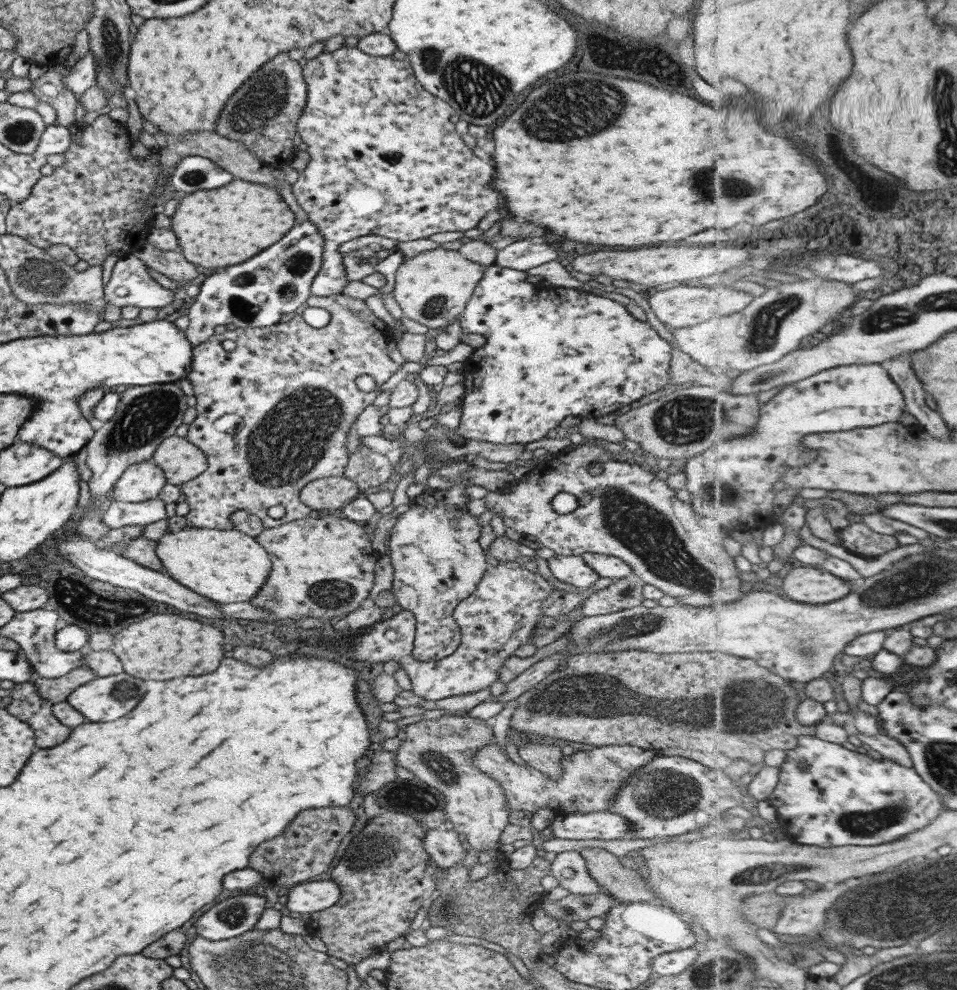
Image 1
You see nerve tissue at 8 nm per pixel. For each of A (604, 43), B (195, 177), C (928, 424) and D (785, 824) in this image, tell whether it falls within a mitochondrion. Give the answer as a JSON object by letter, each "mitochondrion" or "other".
{"A":"other","B":"mitochondrion","C":"other","D":"other"}

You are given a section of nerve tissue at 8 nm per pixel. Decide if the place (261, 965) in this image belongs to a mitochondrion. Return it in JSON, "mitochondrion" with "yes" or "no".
{"mitochondrion":"yes"}

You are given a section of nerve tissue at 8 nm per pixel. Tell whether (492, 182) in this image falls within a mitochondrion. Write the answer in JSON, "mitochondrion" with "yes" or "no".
{"mitochondrion":"no"}

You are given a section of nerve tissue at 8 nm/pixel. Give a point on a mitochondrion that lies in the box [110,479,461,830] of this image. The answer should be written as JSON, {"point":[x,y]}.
{"point":[410,797]}

